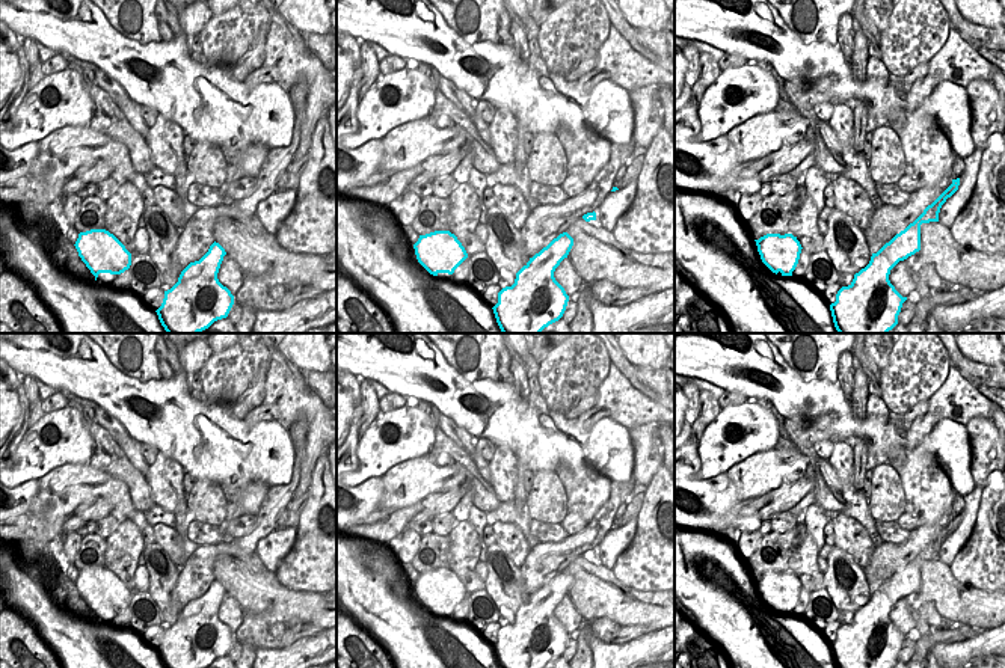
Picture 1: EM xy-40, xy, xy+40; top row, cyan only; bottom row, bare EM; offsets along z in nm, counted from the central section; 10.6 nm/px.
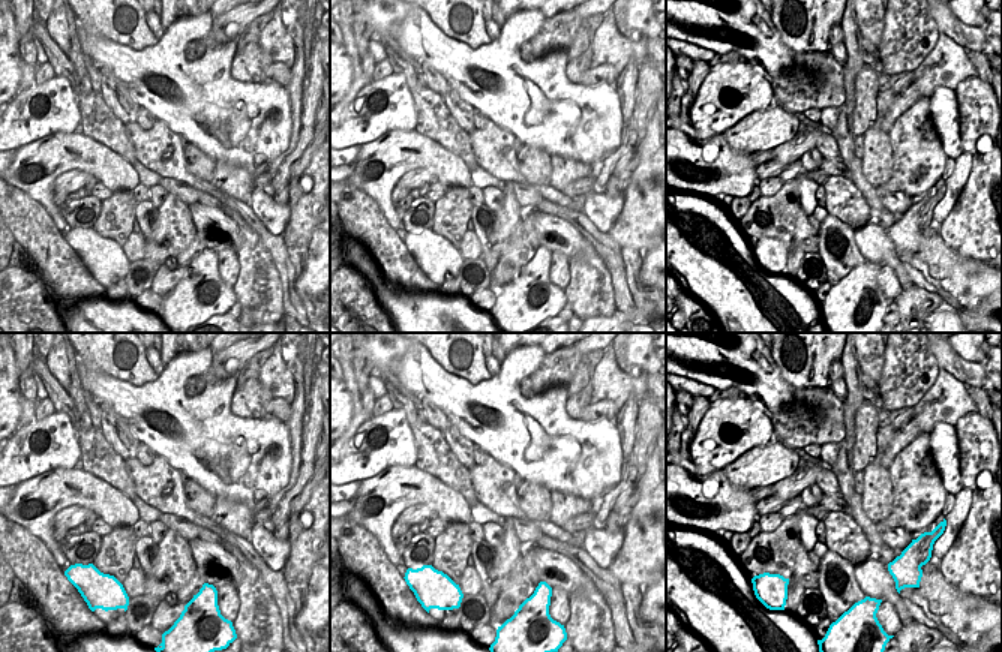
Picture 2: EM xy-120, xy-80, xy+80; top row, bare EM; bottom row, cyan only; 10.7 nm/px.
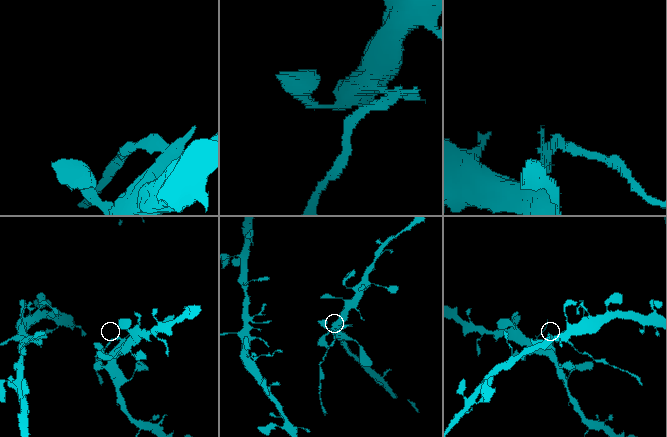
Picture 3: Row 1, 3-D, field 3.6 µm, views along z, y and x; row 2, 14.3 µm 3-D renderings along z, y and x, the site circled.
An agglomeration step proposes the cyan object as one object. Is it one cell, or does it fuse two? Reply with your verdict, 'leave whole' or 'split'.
split

